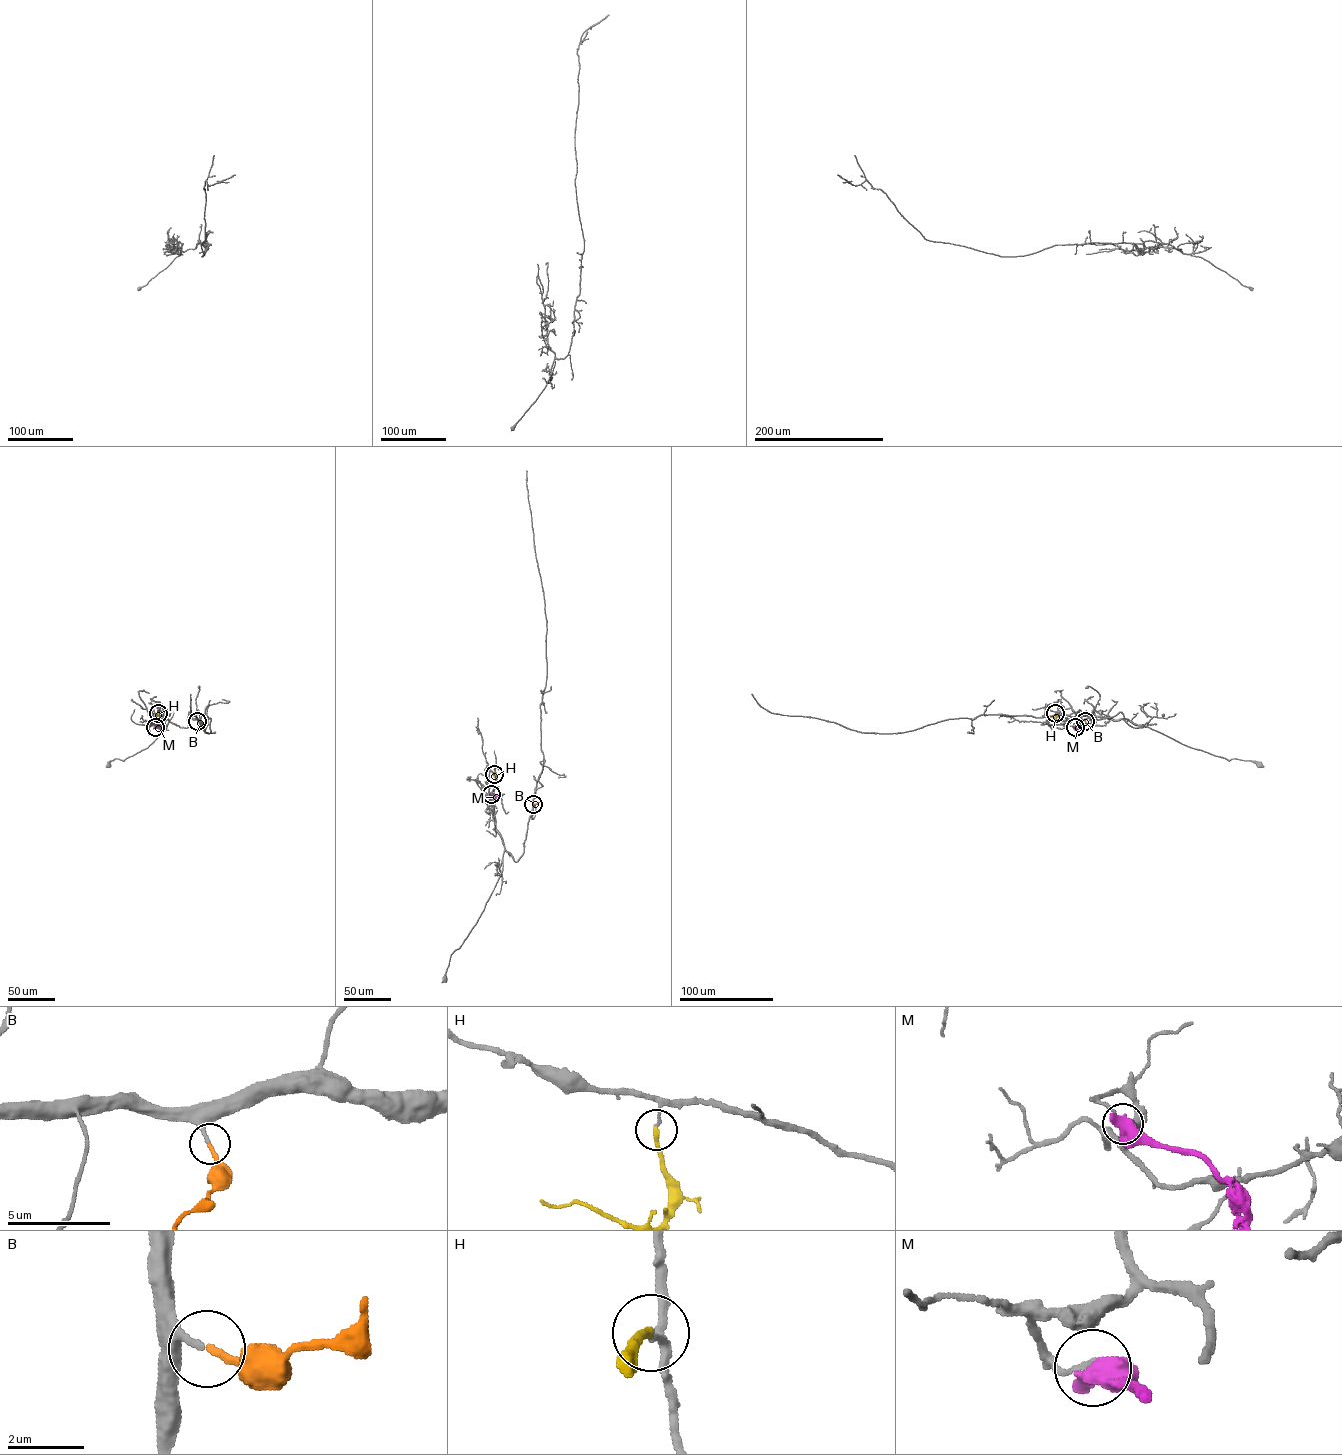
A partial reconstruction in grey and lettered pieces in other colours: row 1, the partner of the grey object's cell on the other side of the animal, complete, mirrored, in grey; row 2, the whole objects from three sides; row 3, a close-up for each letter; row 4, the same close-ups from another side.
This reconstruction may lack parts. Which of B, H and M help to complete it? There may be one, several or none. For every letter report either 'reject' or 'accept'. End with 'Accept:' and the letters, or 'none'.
B: accept
H: reject
M: reject
Accept: B

